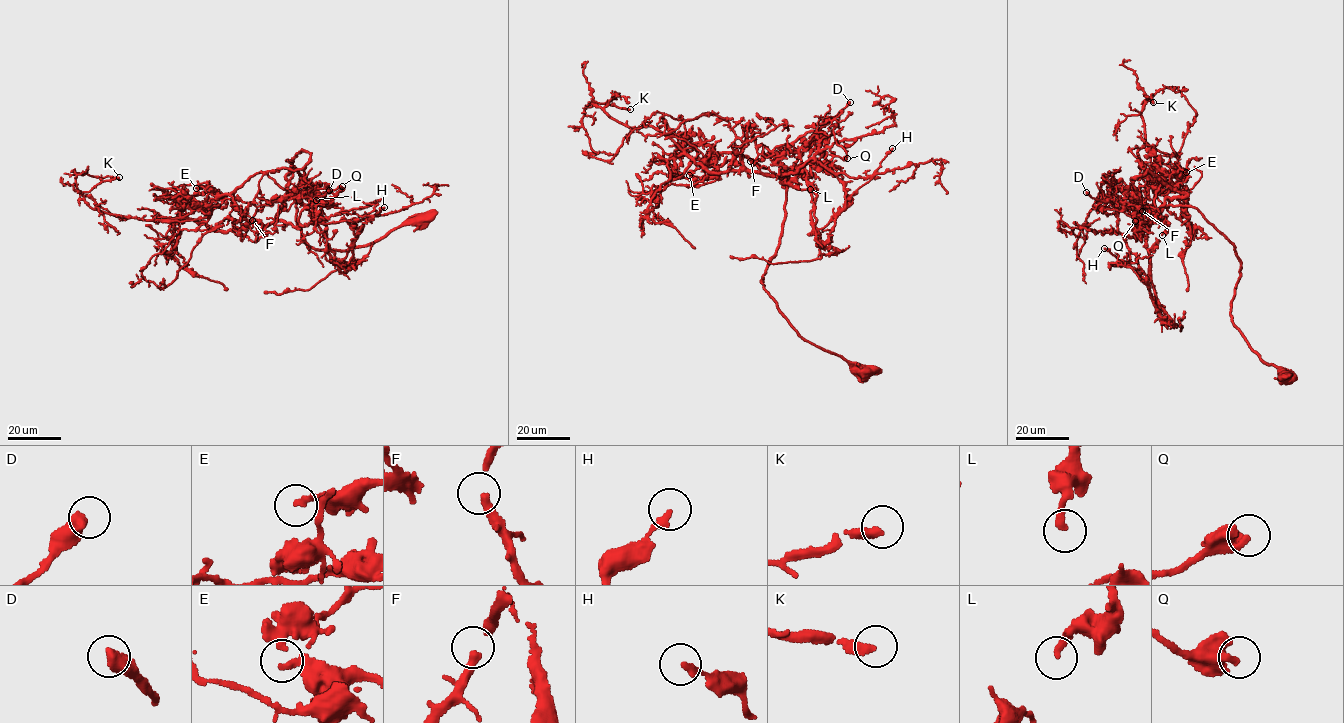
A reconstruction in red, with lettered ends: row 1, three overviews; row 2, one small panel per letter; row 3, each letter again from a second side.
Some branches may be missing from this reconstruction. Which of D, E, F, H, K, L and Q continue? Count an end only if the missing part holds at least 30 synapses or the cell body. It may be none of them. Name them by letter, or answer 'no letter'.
K

